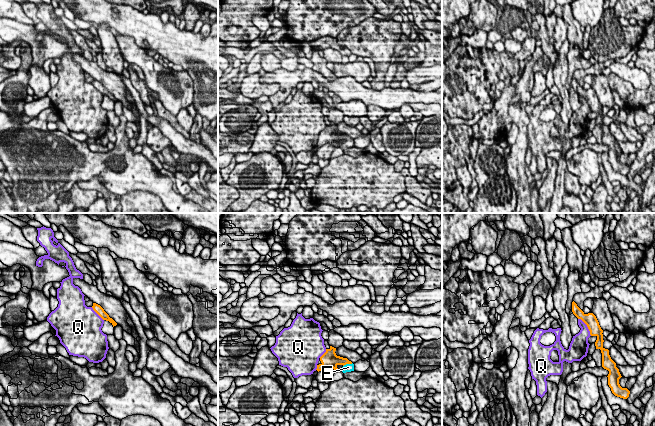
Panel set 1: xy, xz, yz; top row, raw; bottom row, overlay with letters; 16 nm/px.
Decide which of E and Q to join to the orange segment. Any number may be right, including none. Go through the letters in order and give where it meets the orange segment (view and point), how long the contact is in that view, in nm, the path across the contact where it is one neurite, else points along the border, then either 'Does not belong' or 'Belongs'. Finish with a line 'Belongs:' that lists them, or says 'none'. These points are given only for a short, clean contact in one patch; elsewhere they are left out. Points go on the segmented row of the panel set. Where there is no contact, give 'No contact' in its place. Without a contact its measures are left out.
E: Touches orange at xz (347, 363). Shared border 170 nm. Path across: xz (332, 360), (340, 360), (347, 363), (348, 367). Belongs
Q: Touches orange at yz (587, 326). Shared border 360 nm. Does not belong
Belongs: E

